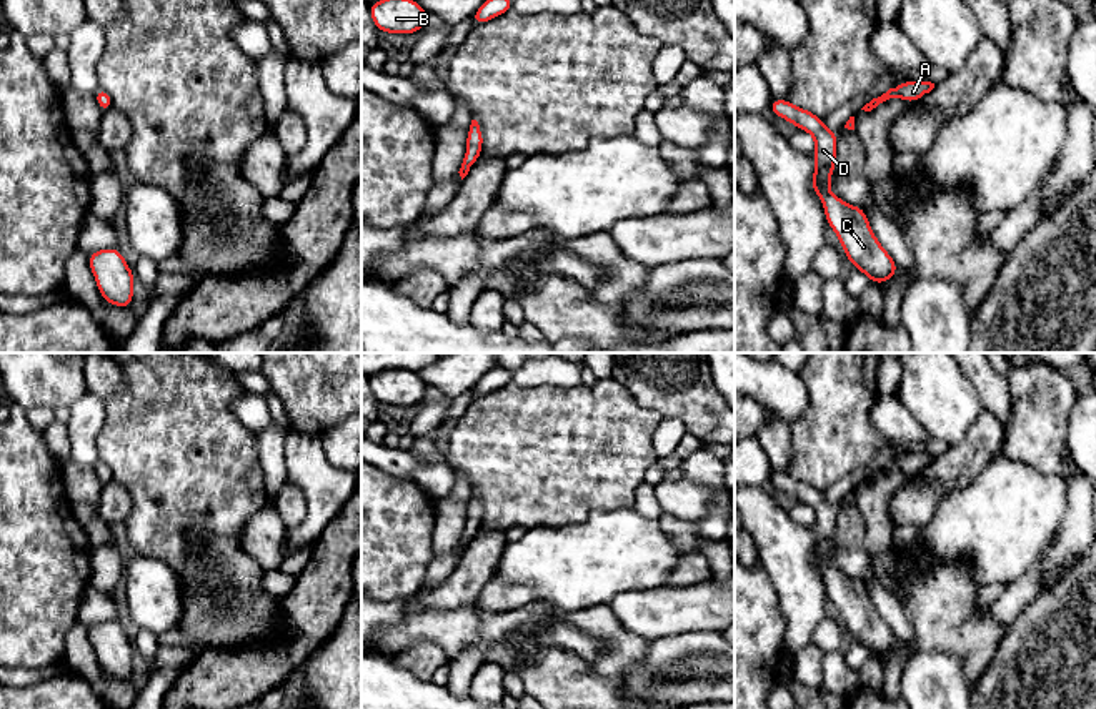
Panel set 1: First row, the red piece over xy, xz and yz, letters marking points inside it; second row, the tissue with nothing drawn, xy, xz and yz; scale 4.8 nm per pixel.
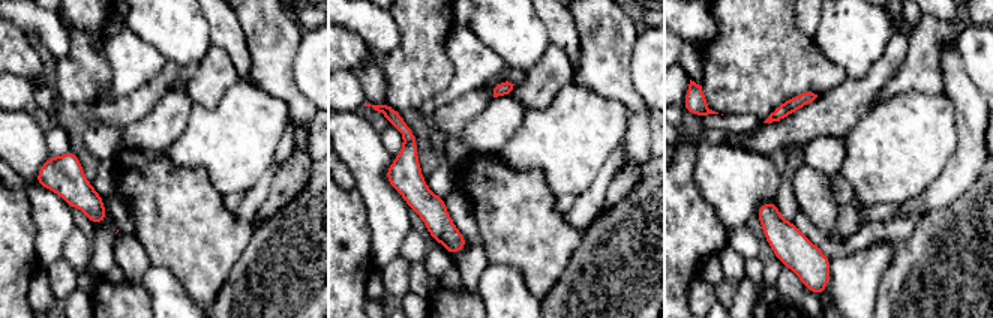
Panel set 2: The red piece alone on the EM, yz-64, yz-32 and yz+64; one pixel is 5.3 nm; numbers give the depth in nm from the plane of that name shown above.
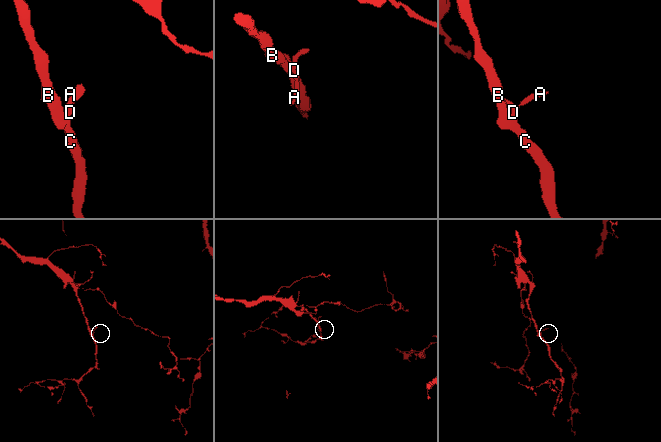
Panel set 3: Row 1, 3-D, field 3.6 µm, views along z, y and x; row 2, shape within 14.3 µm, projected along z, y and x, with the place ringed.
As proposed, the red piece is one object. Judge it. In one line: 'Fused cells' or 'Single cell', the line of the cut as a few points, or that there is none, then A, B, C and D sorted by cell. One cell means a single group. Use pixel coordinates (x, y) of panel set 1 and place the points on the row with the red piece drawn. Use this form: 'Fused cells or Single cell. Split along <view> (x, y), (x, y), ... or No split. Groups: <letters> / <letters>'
Single cell. No split. Groups: A B C D

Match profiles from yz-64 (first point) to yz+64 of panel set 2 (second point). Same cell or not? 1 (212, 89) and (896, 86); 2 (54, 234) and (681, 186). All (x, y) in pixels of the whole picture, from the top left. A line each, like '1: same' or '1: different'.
1: different
2: different

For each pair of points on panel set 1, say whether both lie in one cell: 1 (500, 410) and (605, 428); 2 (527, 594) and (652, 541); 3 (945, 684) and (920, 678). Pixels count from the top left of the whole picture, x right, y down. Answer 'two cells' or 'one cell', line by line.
1: one cell
2: two cells
3: one cell

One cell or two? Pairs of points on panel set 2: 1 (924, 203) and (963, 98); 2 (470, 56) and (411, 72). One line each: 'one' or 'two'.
1: one
2: two

